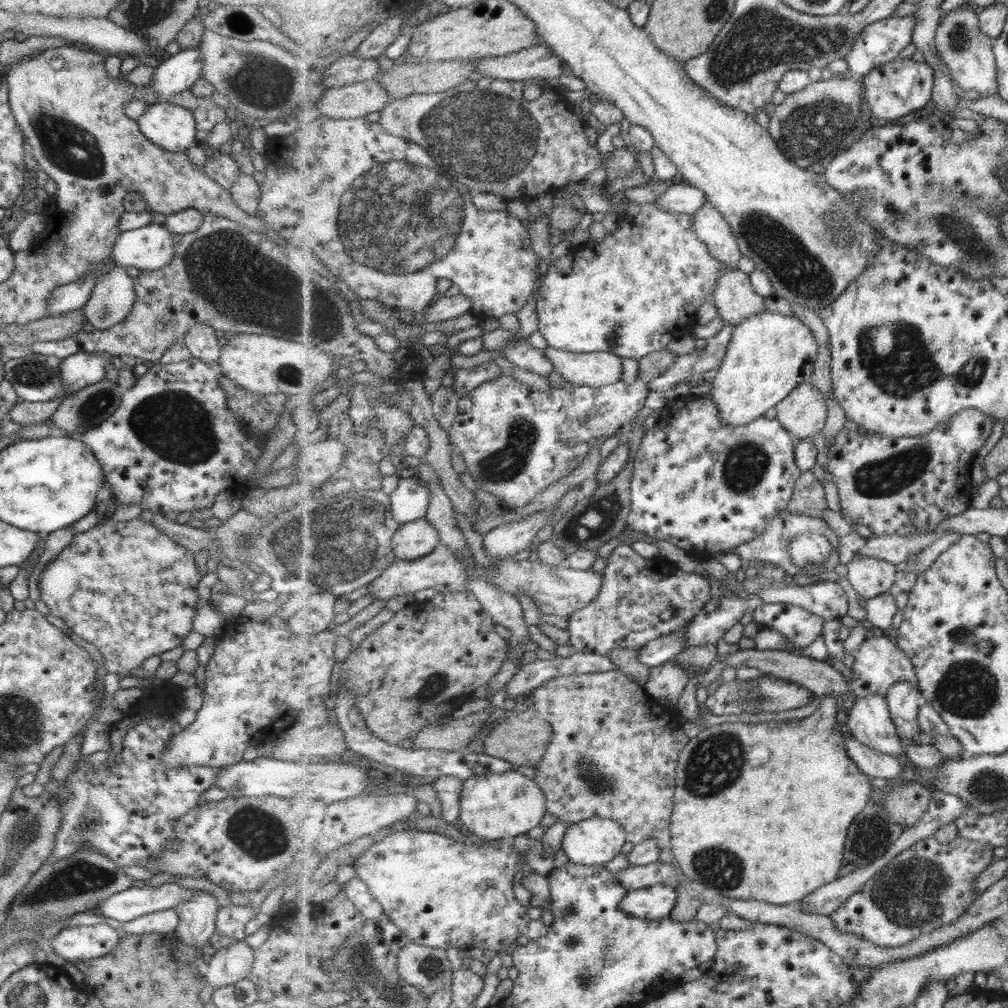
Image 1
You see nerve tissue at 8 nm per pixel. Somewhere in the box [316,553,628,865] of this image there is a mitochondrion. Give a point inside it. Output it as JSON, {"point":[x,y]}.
{"point":[597,780]}

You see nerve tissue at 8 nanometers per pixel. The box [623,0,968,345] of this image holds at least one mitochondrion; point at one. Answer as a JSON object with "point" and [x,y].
{"point":[761,40]}

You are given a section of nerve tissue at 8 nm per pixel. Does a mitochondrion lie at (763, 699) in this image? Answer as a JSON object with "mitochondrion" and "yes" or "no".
{"mitochondrion":"yes"}

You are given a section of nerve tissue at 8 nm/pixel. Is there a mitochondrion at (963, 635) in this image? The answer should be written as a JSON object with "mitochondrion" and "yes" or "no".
{"mitochondrion":"yes"}

